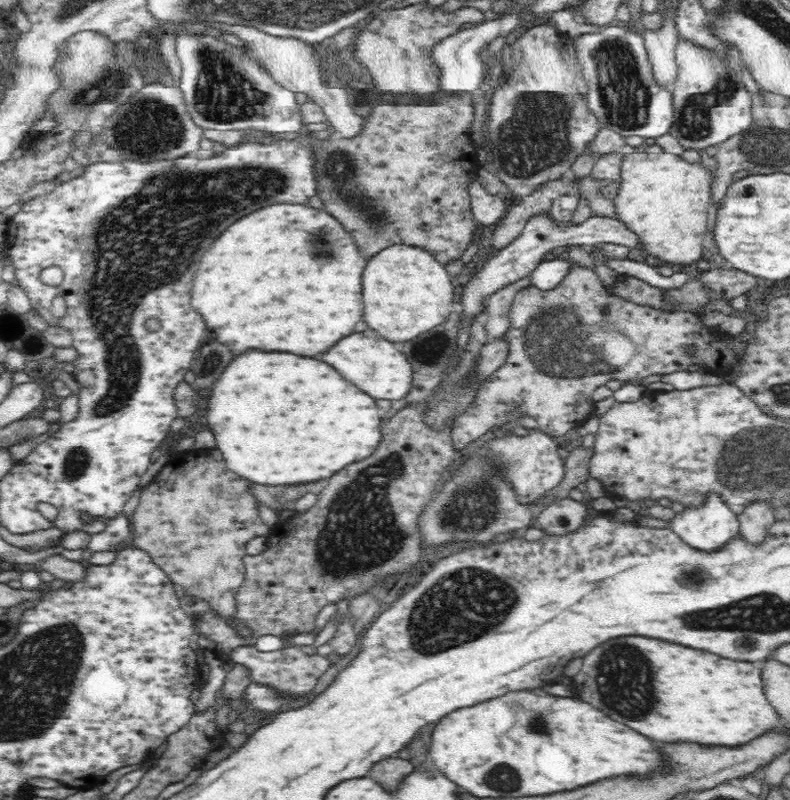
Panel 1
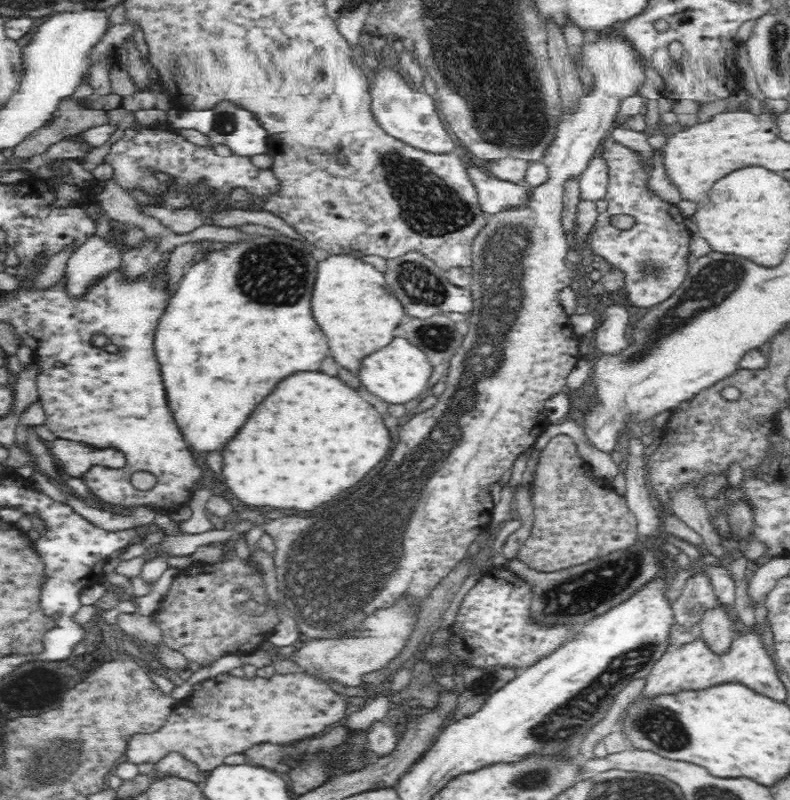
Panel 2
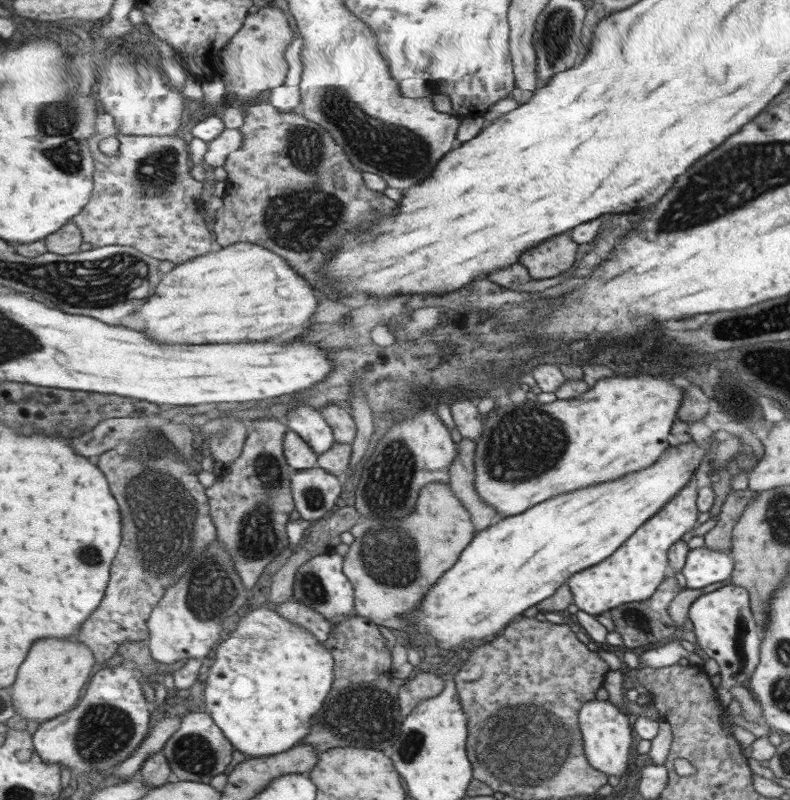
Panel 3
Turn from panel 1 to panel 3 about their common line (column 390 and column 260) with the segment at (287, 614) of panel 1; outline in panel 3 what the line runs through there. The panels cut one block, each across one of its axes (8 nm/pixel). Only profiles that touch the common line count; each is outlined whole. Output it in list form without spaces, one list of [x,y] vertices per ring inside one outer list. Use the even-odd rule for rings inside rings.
[[[270,416],[254,418],[254,429],[248,434],[241,456],[231,463],[231,468],[224,466],[222,476],[207,488],[212,517],[218,528],[218,541],[221,547],[227,544],[235,568],[249,588],[255,588],[269,562],[289,548],[287,522],[296,509],[292,474],[297,470],[288,464],[284,453],[286,432],[287,426],[278,420],[278,416],[274,419]]]

